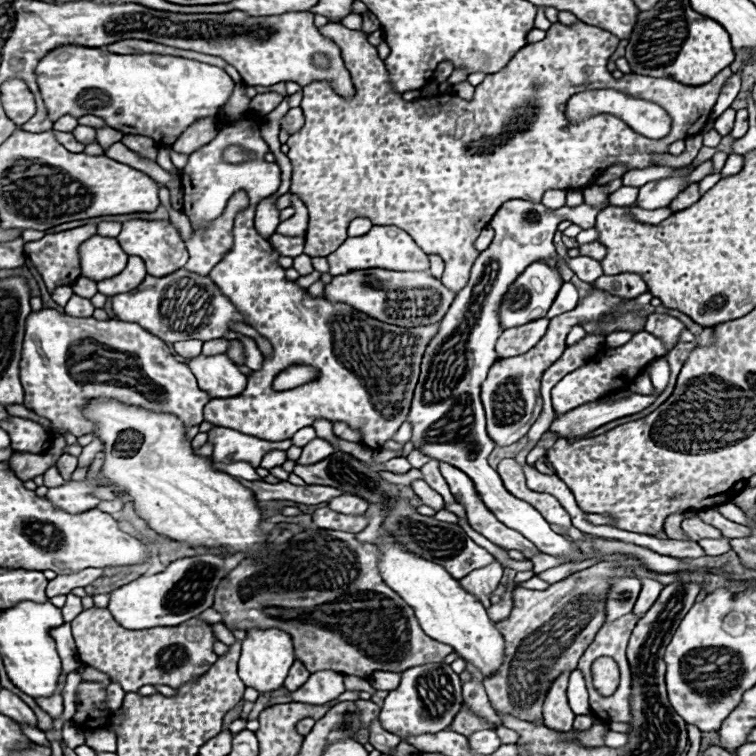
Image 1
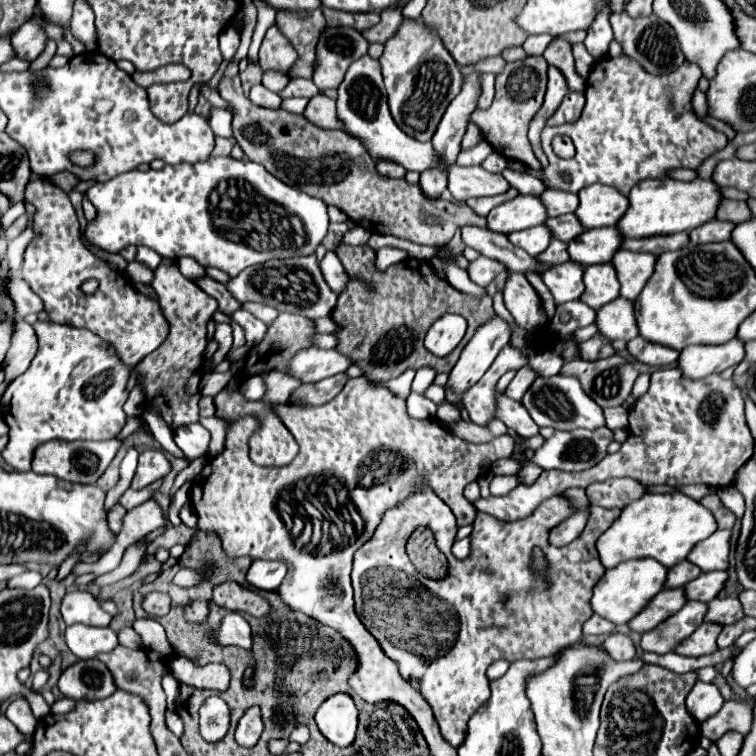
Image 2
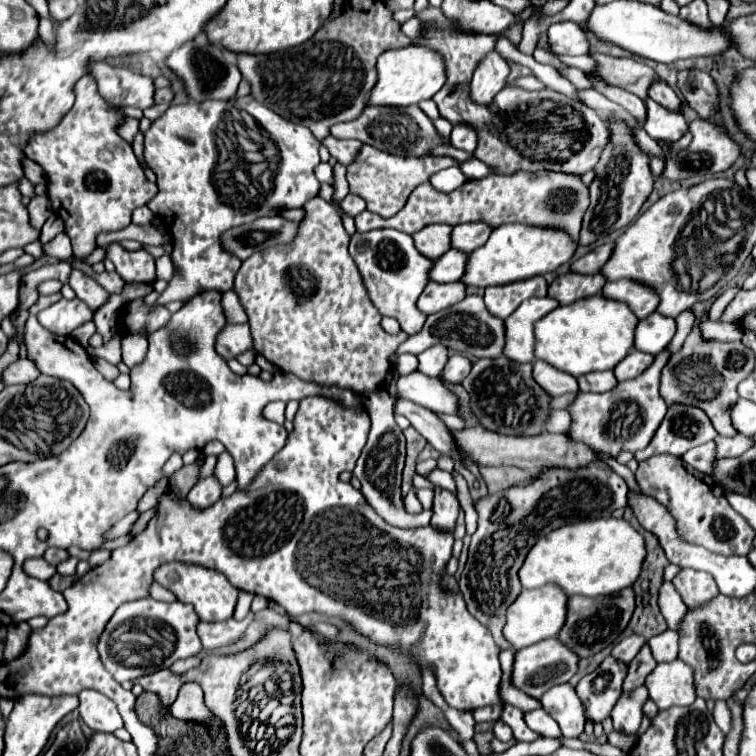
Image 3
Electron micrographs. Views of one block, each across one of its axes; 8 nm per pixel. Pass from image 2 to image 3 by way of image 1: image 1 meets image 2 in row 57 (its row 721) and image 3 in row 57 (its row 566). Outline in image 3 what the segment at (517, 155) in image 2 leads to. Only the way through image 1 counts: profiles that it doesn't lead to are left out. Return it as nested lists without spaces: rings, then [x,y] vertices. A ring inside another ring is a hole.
[[[590,54],[596,66],[586,72],[588,78],[602,78],[610,86],[624,88],[642,100],[648,96],[648,86],[656,78],[656,72],[632,58],[612,58],[606,54]]]

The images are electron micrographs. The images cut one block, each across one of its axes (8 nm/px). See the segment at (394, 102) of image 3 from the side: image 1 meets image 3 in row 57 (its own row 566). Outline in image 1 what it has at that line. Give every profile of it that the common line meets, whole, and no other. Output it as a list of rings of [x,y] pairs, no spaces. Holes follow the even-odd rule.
[[[382,534],[382,544],[378,548],[384,554],[380,560],[384,582],[394,592],[398,592],[408,606],[414,608],[422,630],[430,638],[452,646],[454,652],[458,652],[458,656],[466,662],[474,664],[474,668],[478,668],[484,678],[494,676],[504,658],[504,636],[488,618],[486,608],[472,594],[464,592],[458,580],[454,580],[442,566],[406,552],[394,544],[392,536]]]

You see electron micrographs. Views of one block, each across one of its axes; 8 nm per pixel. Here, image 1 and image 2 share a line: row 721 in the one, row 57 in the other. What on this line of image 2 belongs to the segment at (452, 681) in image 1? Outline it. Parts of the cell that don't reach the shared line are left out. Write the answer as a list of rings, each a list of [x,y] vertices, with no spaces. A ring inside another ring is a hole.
[[[404,16],[396,34],[384,44],[380,64],[394,122],[408,136],[414,136],[420,142],[428,142],[450,100],[458,96],[458,88],[462,88],[458,62],[450,56],[442,40],[422,18]]]

